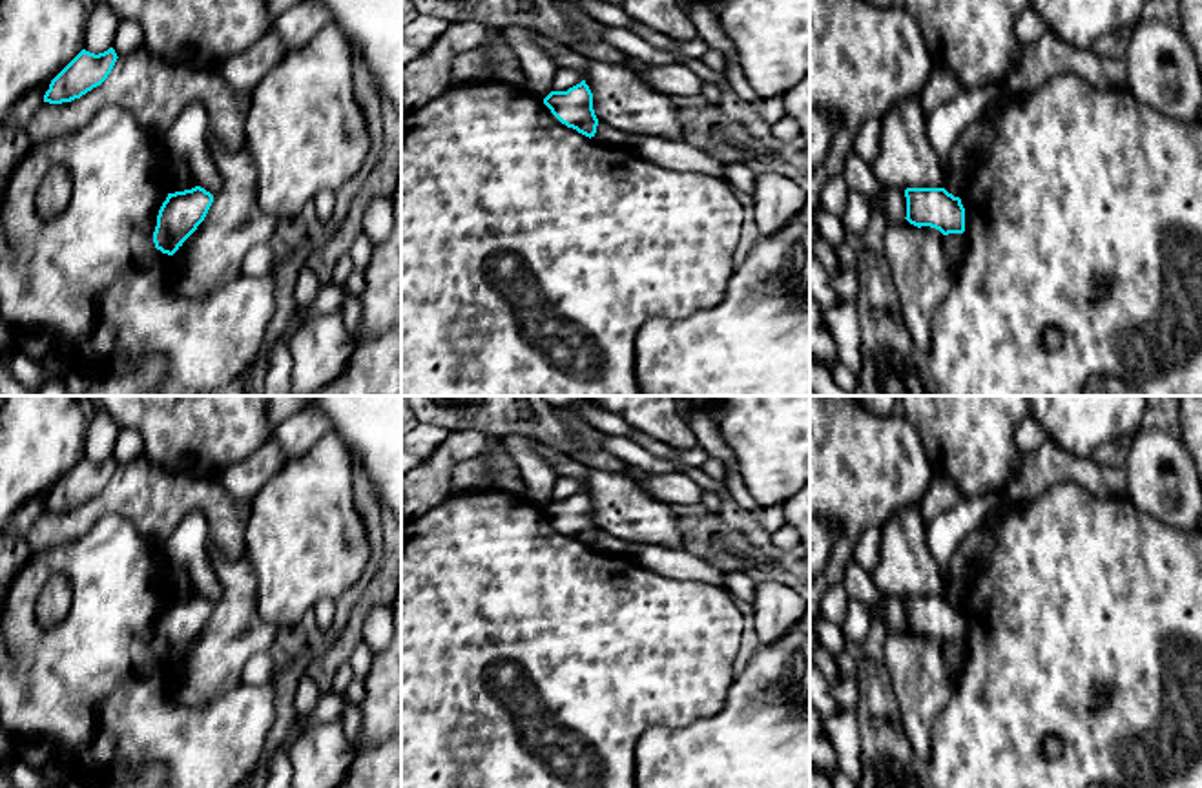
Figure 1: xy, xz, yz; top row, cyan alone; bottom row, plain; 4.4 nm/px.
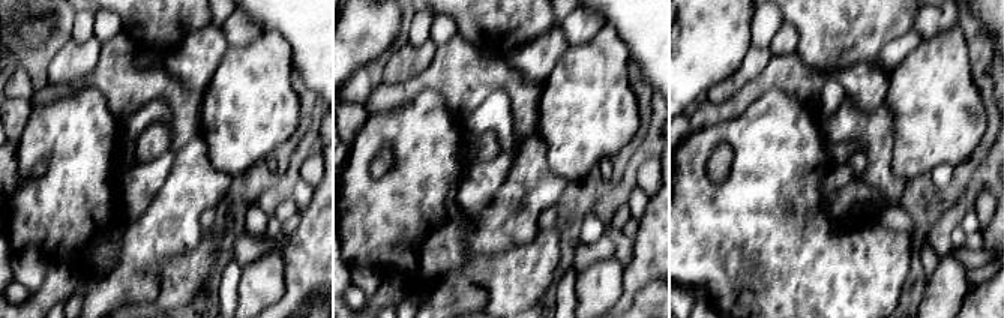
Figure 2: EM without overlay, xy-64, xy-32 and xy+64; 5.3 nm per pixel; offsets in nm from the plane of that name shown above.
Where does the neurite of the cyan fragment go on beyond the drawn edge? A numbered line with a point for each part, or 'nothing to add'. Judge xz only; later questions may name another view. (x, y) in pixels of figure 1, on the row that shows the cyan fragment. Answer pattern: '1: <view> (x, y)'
nothing to add

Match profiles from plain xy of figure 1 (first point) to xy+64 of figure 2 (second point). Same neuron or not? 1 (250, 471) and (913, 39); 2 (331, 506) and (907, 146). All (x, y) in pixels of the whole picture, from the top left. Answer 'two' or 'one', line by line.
1: one
2: one

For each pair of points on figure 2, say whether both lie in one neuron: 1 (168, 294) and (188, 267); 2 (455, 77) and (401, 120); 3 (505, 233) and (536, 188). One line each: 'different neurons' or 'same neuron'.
1: same neuron
2: different neurons
3: same neuron

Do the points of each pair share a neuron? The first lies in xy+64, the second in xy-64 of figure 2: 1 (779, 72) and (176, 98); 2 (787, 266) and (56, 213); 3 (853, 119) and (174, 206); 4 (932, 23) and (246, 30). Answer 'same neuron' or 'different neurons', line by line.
1: same neuron
2: same neuron
3: same neuron
4: same neuron

